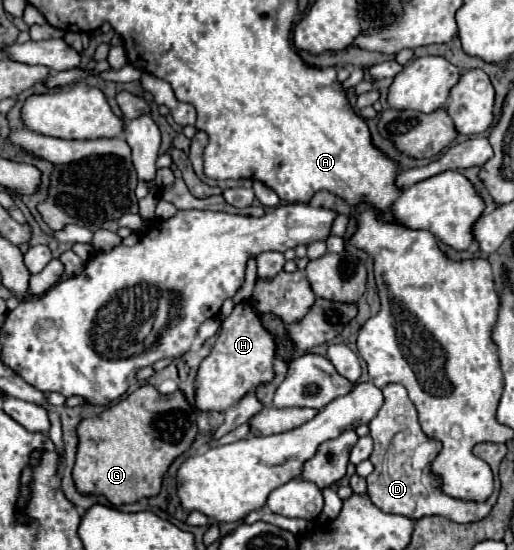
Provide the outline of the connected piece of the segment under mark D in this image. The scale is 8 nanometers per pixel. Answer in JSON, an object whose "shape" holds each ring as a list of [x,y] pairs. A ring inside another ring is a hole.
{"shape":[[[387,385],[387,387],[383,387],[383,395],[385,395],[385,403],[379,409],[377,417],[369,423],[371,437],[375,441],[375,449],[369,457],[369,461],[375,465],[375,471],[367,477],[367,493],[369,493],[371,501],[385,513],[405,515],[413,521],[419,519],[419,517],[425,517],[425,515],[443,515],[443,517],[449,517],[457,523],[471,523],[471,521],[483,519],[491,511],[491,507],[495,503],[495,497],[489,497],[487,501],[465,501],[465,499],[457,499],[457,497],[451,497],[451,495],[443,493],[441,479],[437,475],[433,475],[433,471],[431,471],[433,455],[429,457],[431,449],[435,449],[435,457],[437,457],[437,453],[441,451],[441,443],[437,439],[429,439],[421,433],[415,405],[407,397],[407,391],[405,391],[403,385]],[[407,431],[419,437],[419,445],[415,447],[415,451],[403,451],[401,449],[401,447],[417,443],[417,439],[411,439]],[[393,435],[395,435],[395,439],[393,439]],[[401,437],[403,437],[403,443],[401,443]],[[427,457],[429,457],[429,463],[425,465],[425,469],[417,471],[413,467],[413,459],[421,465],[421,461],[427,459]]]}

